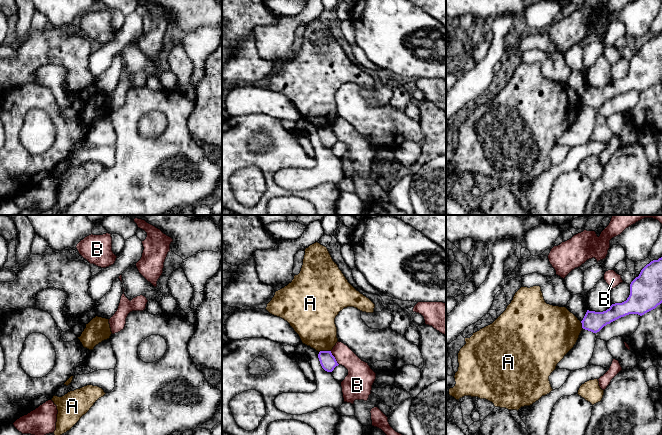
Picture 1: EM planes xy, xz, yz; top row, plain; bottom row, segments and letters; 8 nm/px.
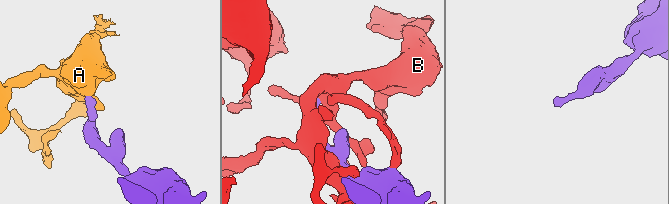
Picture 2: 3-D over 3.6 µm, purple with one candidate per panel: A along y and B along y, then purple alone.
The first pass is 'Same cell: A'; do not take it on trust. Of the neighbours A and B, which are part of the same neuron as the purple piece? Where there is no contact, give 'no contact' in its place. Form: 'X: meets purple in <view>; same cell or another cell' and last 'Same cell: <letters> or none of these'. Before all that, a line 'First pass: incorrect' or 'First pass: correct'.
First pass: incorrect
A: meets purple in xz; another cell
B: meets purple in xz; another cell
Same cell: none of these

